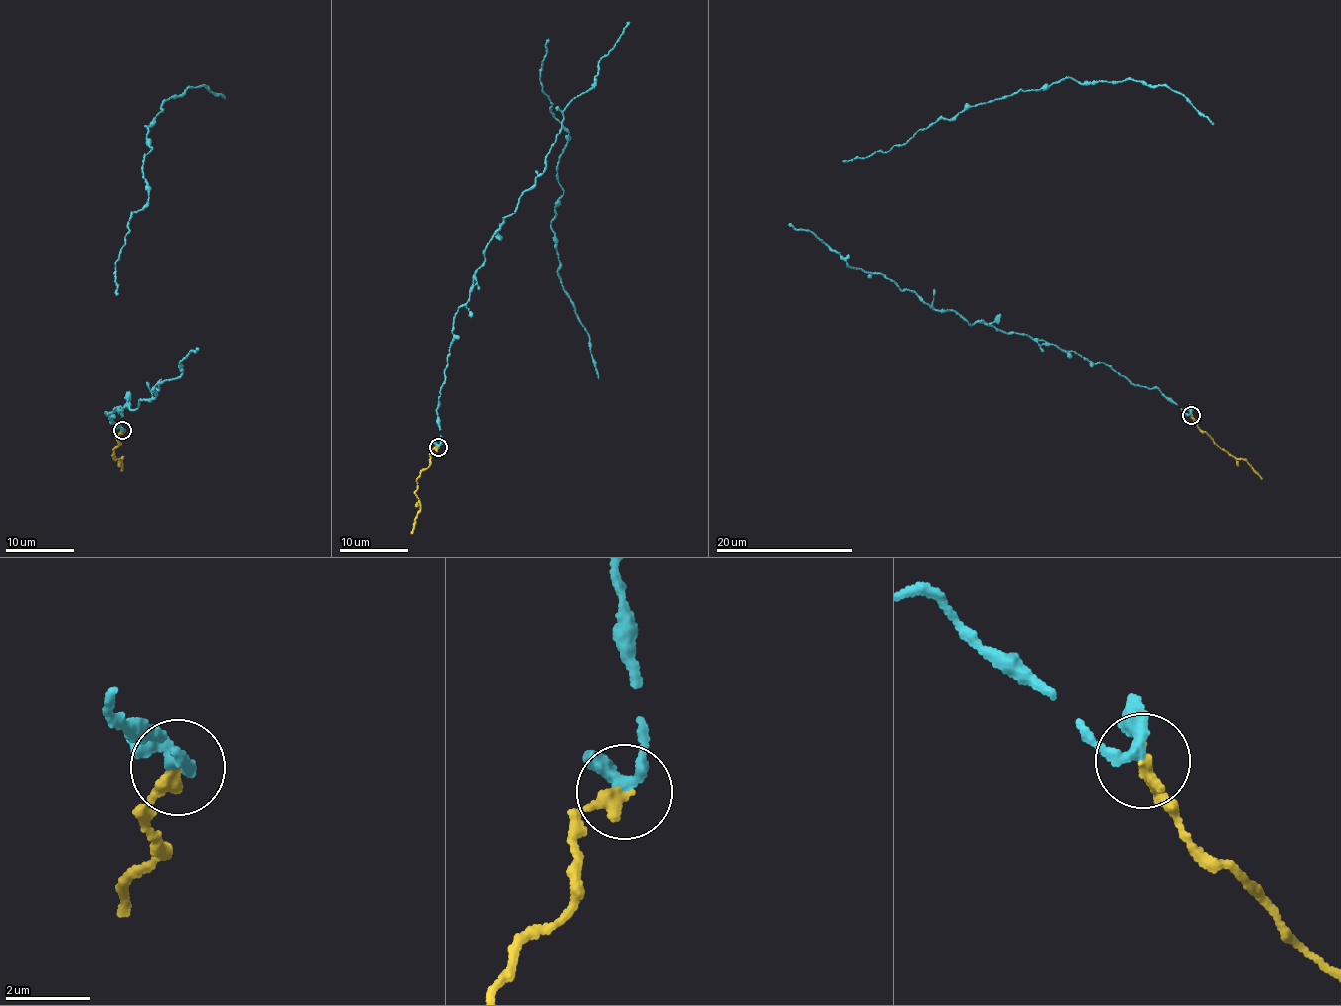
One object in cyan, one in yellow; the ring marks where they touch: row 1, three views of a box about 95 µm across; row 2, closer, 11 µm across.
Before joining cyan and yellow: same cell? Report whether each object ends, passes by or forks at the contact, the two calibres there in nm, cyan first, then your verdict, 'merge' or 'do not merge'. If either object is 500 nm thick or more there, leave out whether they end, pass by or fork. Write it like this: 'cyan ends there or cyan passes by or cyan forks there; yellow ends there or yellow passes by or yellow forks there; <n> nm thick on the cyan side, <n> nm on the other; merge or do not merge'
cyan passes by; yellow ends there; 280 nm thick on the cyan side, 300 nm on the other; merge

